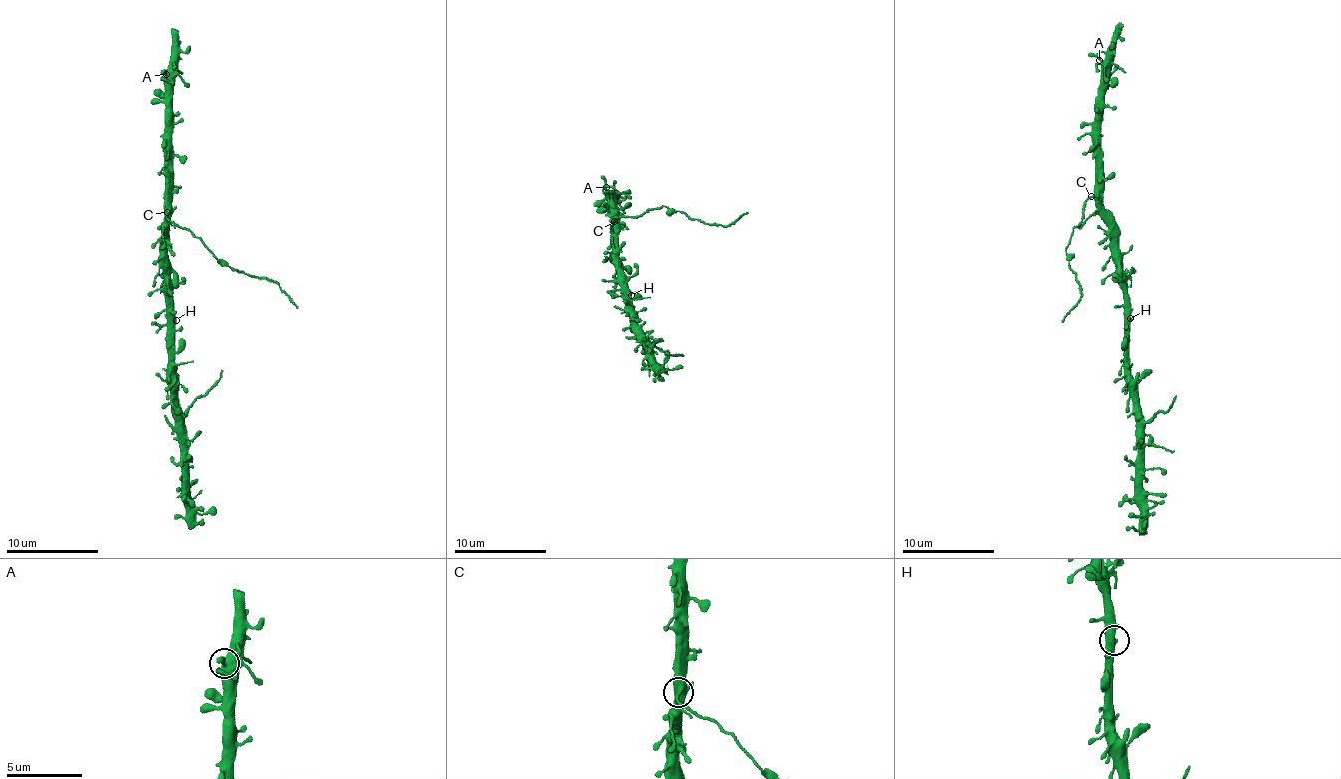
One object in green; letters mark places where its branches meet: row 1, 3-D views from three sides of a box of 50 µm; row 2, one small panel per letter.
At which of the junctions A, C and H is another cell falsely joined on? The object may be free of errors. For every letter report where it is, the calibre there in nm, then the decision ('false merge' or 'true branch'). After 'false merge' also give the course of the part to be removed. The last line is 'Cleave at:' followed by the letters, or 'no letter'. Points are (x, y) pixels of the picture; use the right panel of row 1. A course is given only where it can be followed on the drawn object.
A: (1099, 60) | 300 nm | true branch
C: (1091, 196) | 320 nm | false merge | (1090, 197), (1084, 205), (1084, 216), (1065, 249), (1082, 295), (1062, 321)
H: (1130, 318) | 440 nm | true branch
Cleave at: C

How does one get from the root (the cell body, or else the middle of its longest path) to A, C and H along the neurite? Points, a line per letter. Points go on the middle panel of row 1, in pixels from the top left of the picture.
A: (625, 278), (619, 266), (618, 234), (612, 194), (610, 196), (606, 187)
C: (625, 278), (619, 270), (614, 221)
H: (625, 278), (631, 295)

